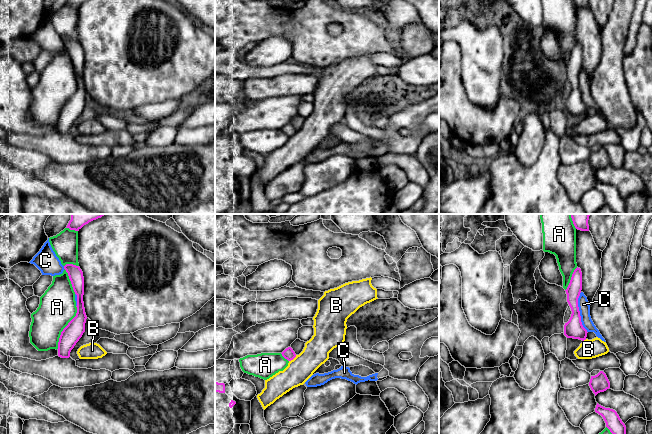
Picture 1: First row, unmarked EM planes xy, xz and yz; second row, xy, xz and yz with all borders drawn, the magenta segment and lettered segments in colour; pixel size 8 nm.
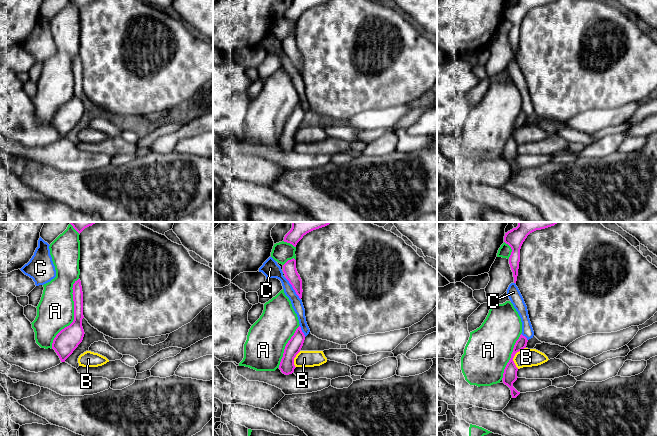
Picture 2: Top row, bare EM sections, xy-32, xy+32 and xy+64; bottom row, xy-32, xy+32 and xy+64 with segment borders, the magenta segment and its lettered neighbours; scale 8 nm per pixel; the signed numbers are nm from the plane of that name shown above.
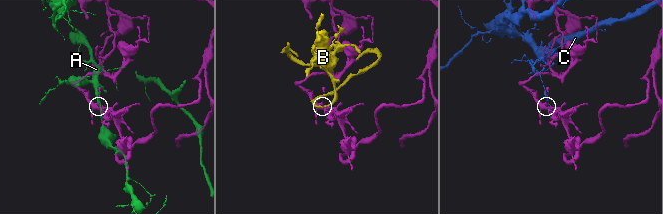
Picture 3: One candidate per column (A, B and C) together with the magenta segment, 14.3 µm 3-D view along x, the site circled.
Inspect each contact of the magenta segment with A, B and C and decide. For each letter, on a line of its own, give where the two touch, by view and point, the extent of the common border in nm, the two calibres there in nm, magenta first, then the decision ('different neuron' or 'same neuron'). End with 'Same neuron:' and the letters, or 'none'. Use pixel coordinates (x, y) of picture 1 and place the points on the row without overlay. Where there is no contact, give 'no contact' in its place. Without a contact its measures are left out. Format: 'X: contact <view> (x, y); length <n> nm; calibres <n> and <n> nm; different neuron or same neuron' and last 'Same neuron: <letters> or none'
A: contact xy (64, 104); length 380 nm; calibres 150 and 300 nm; different neuron
B: contact xz (292, 135); length 80 nm; calibres 90 and 200 nm; same neuron
C: contact yz (579, 88); length 340 nm; calibres 150 and 90 nm; different neuron
Same neuron: B

